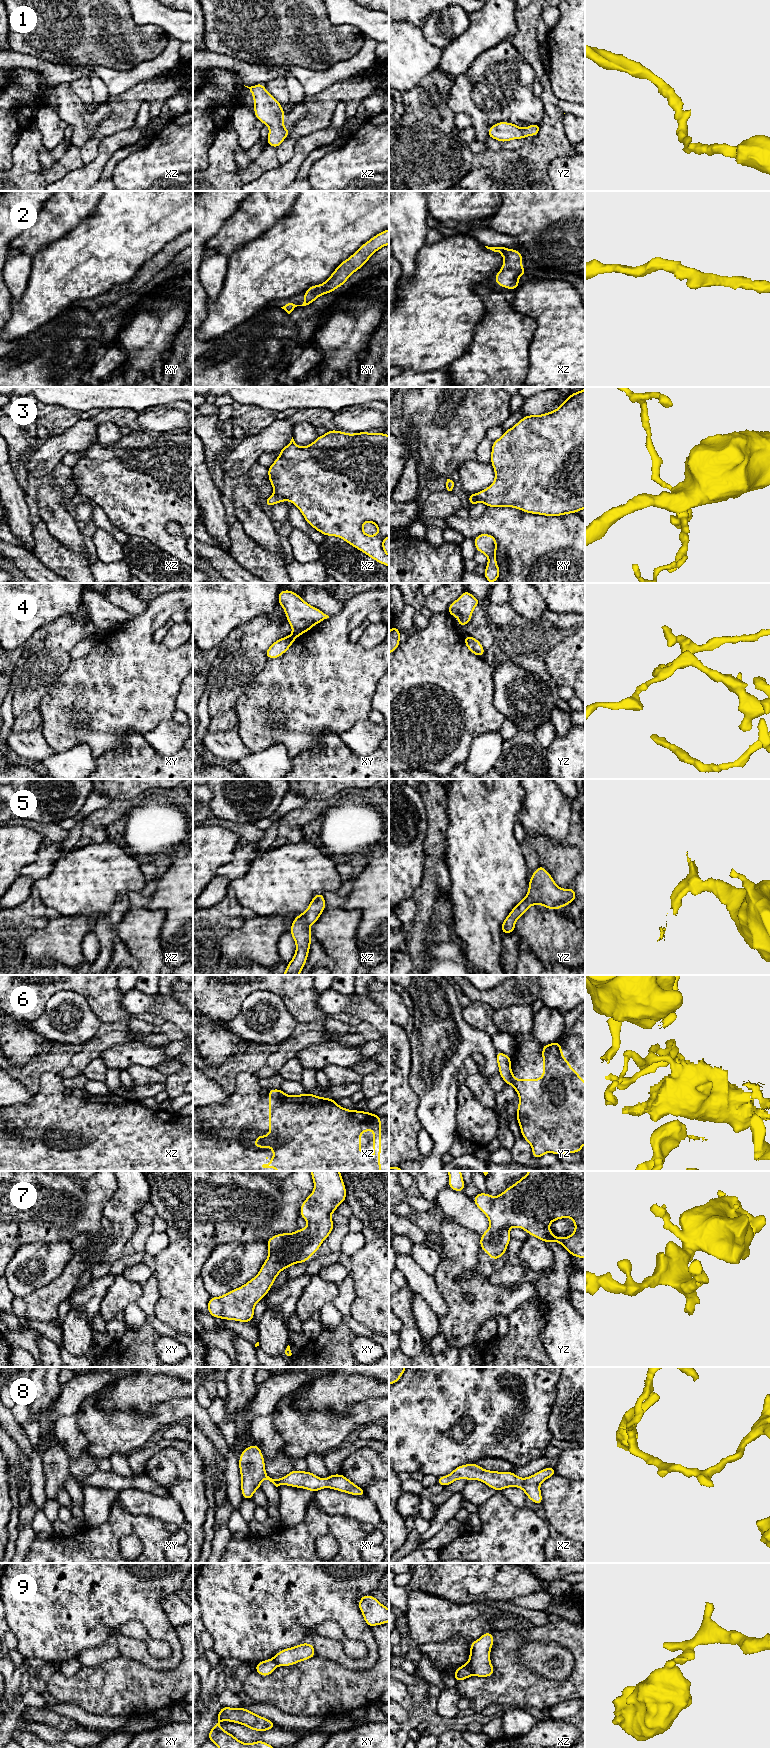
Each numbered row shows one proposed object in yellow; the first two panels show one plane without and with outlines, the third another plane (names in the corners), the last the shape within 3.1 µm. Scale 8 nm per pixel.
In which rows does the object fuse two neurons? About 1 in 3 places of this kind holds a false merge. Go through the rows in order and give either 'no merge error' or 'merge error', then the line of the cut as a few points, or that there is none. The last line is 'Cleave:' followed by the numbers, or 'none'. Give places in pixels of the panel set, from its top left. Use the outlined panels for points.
1: no merge error; cut none
2: no merge error; cut none
3: merge error; cut xz (274, 492), (281, 495), (285, 500)
4: merge error; cut xy (289, 636), (293, 640)
5: no merge error; cut none
6: merge error; cut xz (285, 1095), (280, 1097), (269, 1096)
7: no merge error; cut none
8: no merge error; cut none
9: merge error; cut xz (467, 1663), (472, 1674)
Cleave: 3, 4, 6, 9

